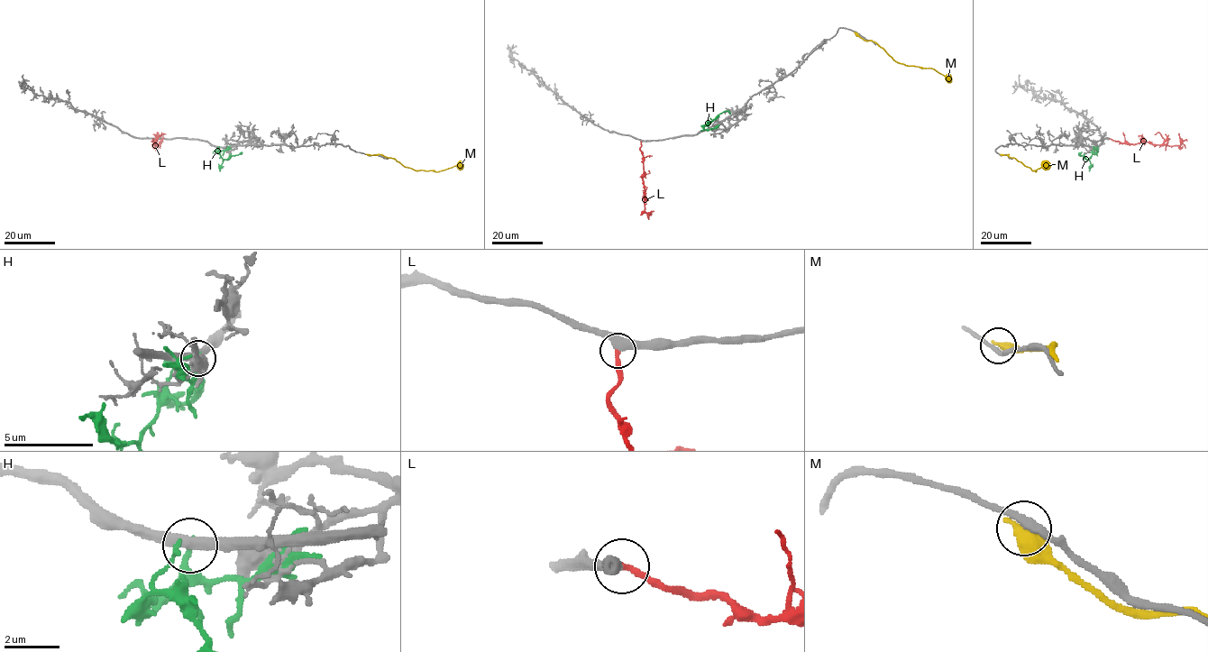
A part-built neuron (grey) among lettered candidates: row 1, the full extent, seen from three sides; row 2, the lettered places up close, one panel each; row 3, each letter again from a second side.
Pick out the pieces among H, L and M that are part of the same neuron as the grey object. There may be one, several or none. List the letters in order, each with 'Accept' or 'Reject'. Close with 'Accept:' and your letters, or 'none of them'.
H: Reject
L: Accept
M: Reject
Accept: L

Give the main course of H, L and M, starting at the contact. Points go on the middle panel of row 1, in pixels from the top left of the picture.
H: (707, 129), (703, 125), (718, 114), (725, 111), (729, 114)
L: (641, 142), (645, 211), (654, 211)
M: (855, 32), (866, 41), (875, 41), (895, 60), (931, 68), (951, 82)

